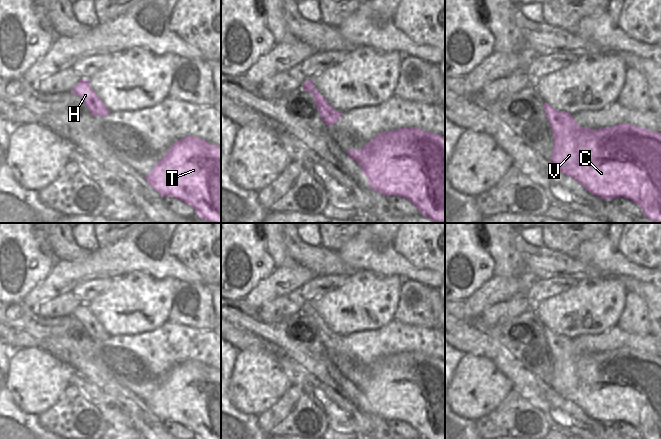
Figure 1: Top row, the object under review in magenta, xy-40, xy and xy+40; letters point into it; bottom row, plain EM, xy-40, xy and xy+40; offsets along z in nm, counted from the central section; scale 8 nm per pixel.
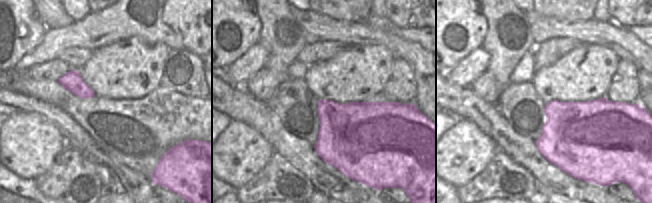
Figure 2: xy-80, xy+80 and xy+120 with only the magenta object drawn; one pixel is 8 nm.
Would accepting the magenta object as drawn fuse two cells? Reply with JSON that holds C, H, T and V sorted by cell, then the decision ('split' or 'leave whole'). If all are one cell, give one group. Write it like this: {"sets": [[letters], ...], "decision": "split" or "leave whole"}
{"sets": [["C", "H", "T", "V"]], "decision": "leave whole"}

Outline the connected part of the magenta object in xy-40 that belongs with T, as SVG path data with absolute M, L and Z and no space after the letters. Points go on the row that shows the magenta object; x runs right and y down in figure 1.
M192 135L173 143L145 176L162 197L168 195L190 205L209 223L221 223L221 147Z

